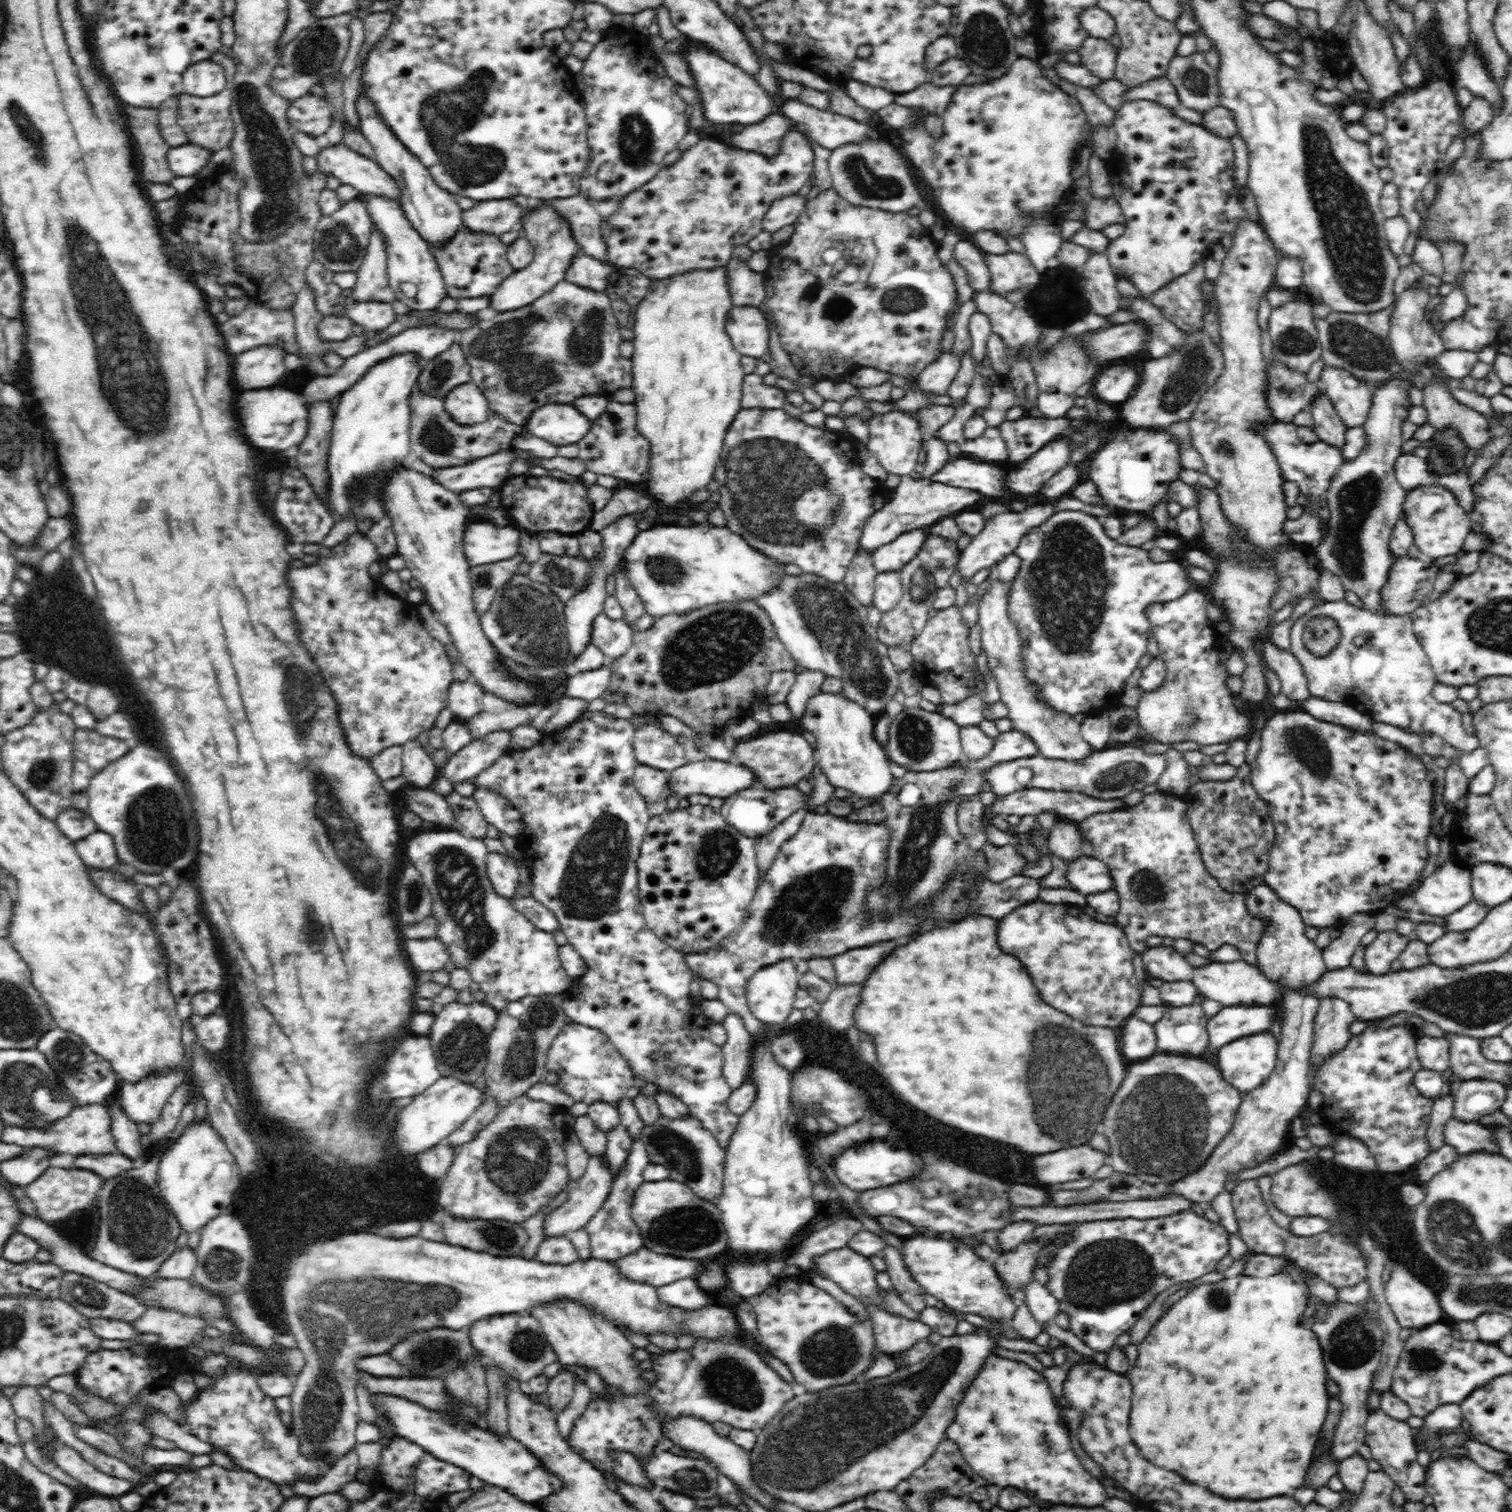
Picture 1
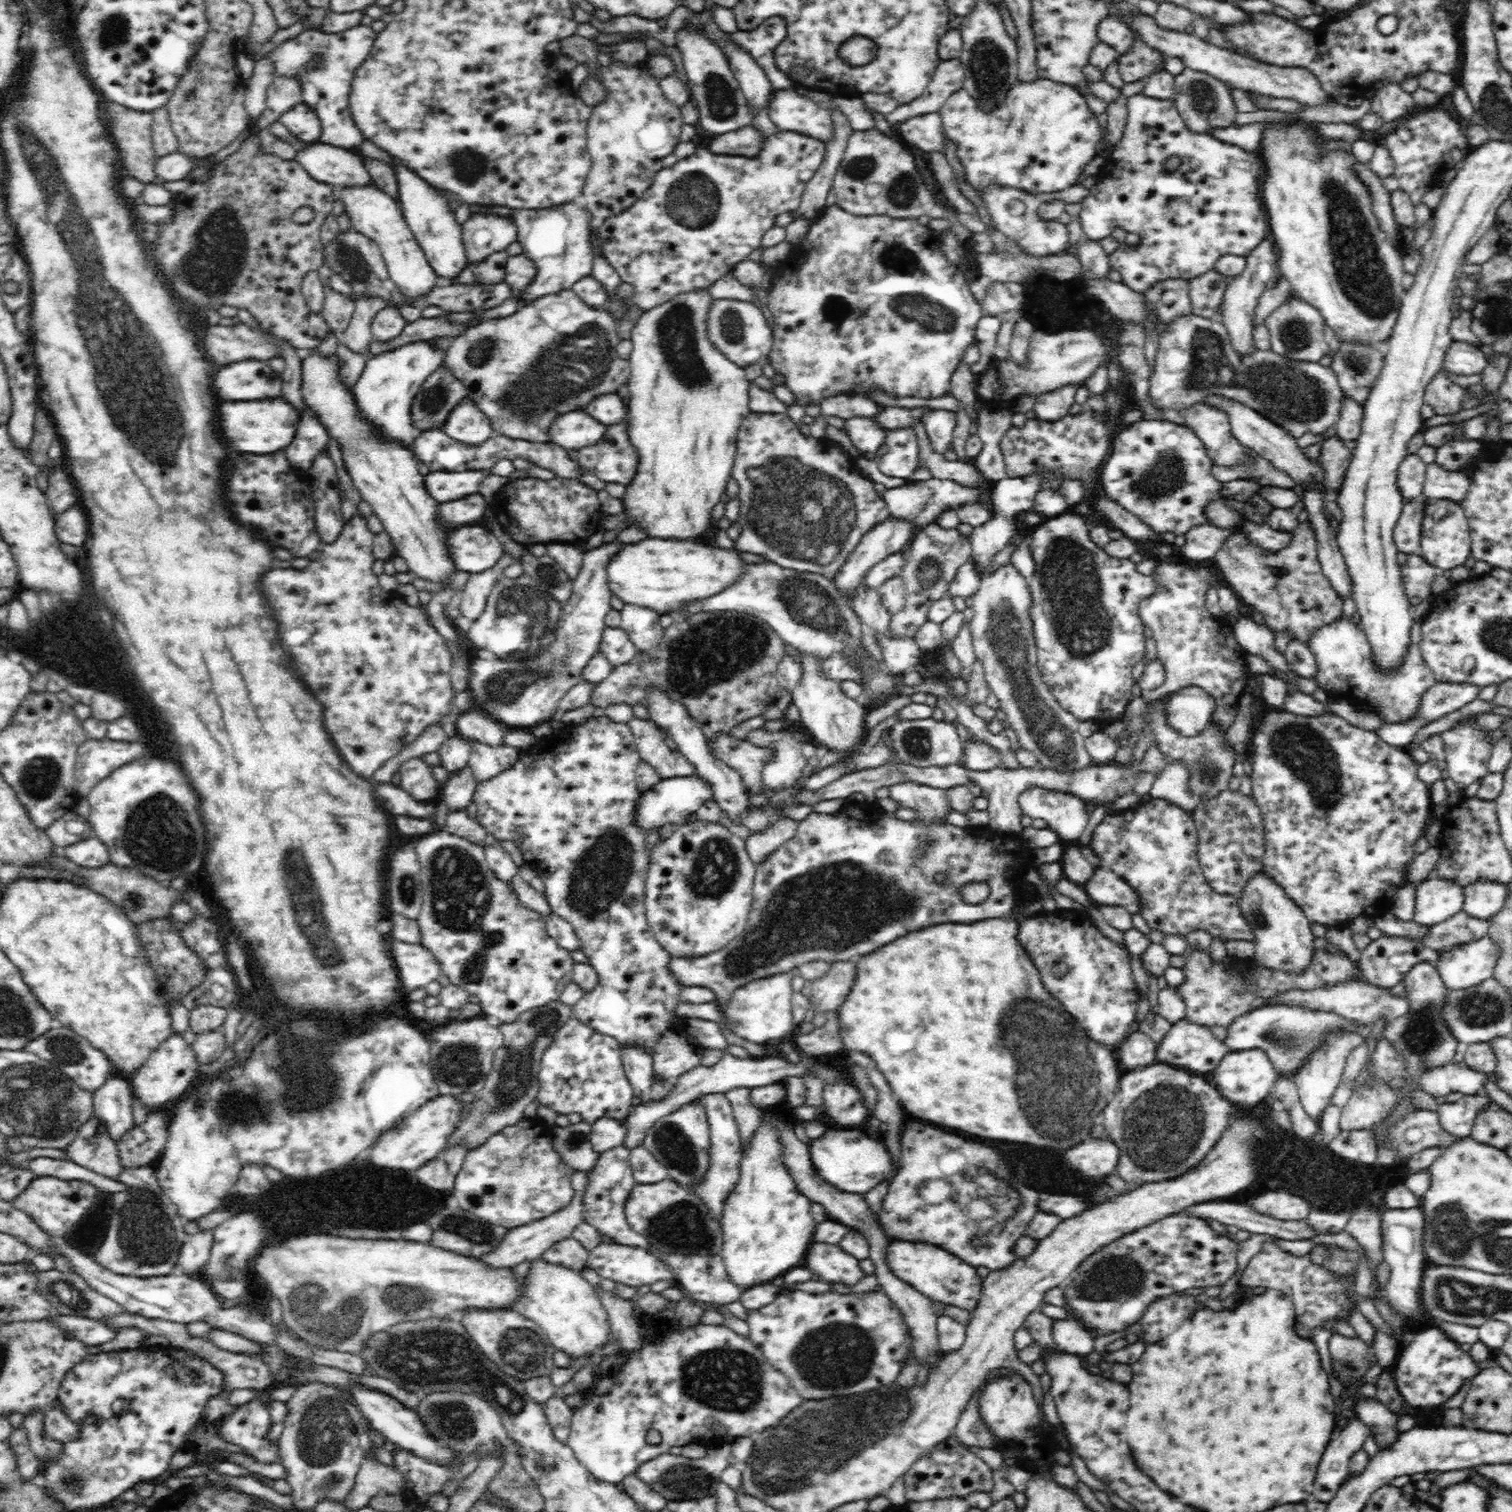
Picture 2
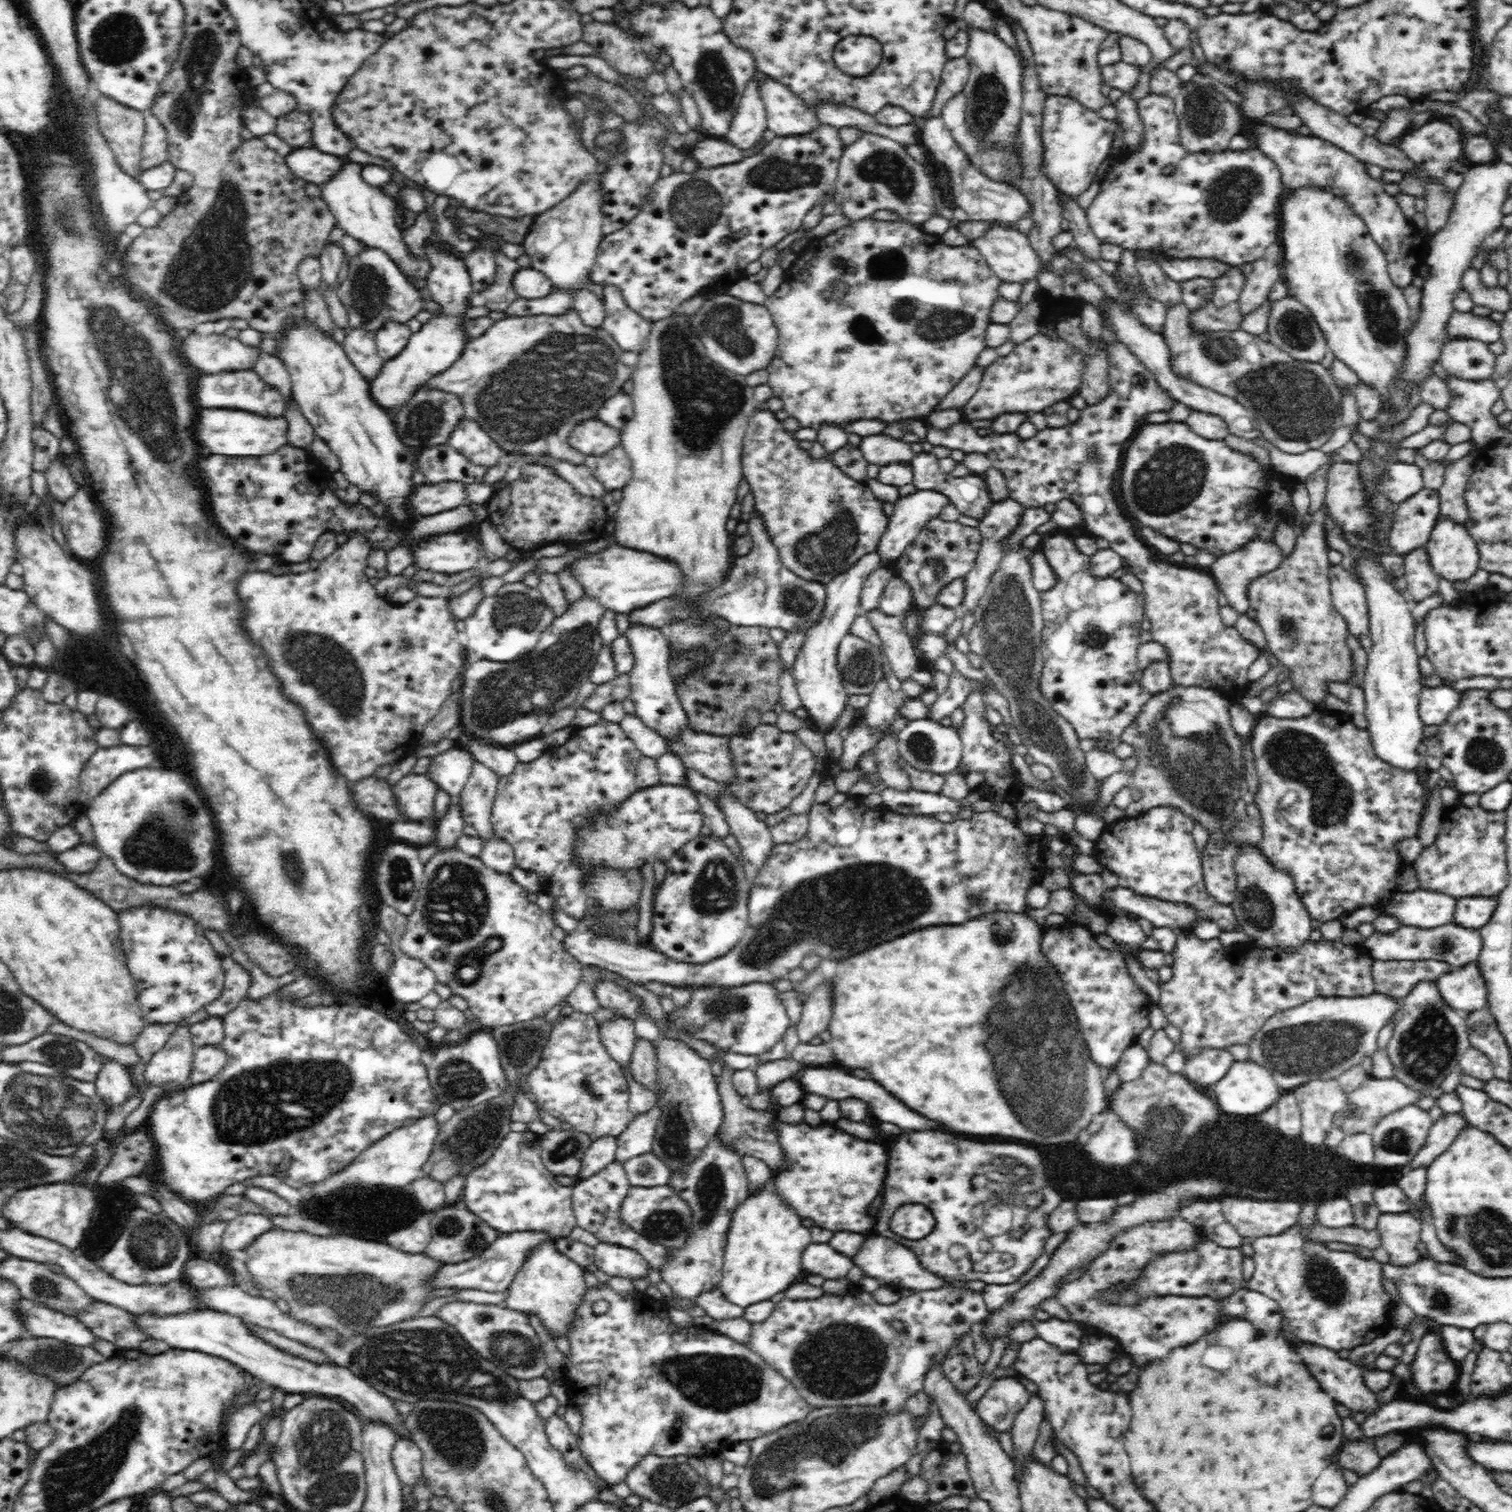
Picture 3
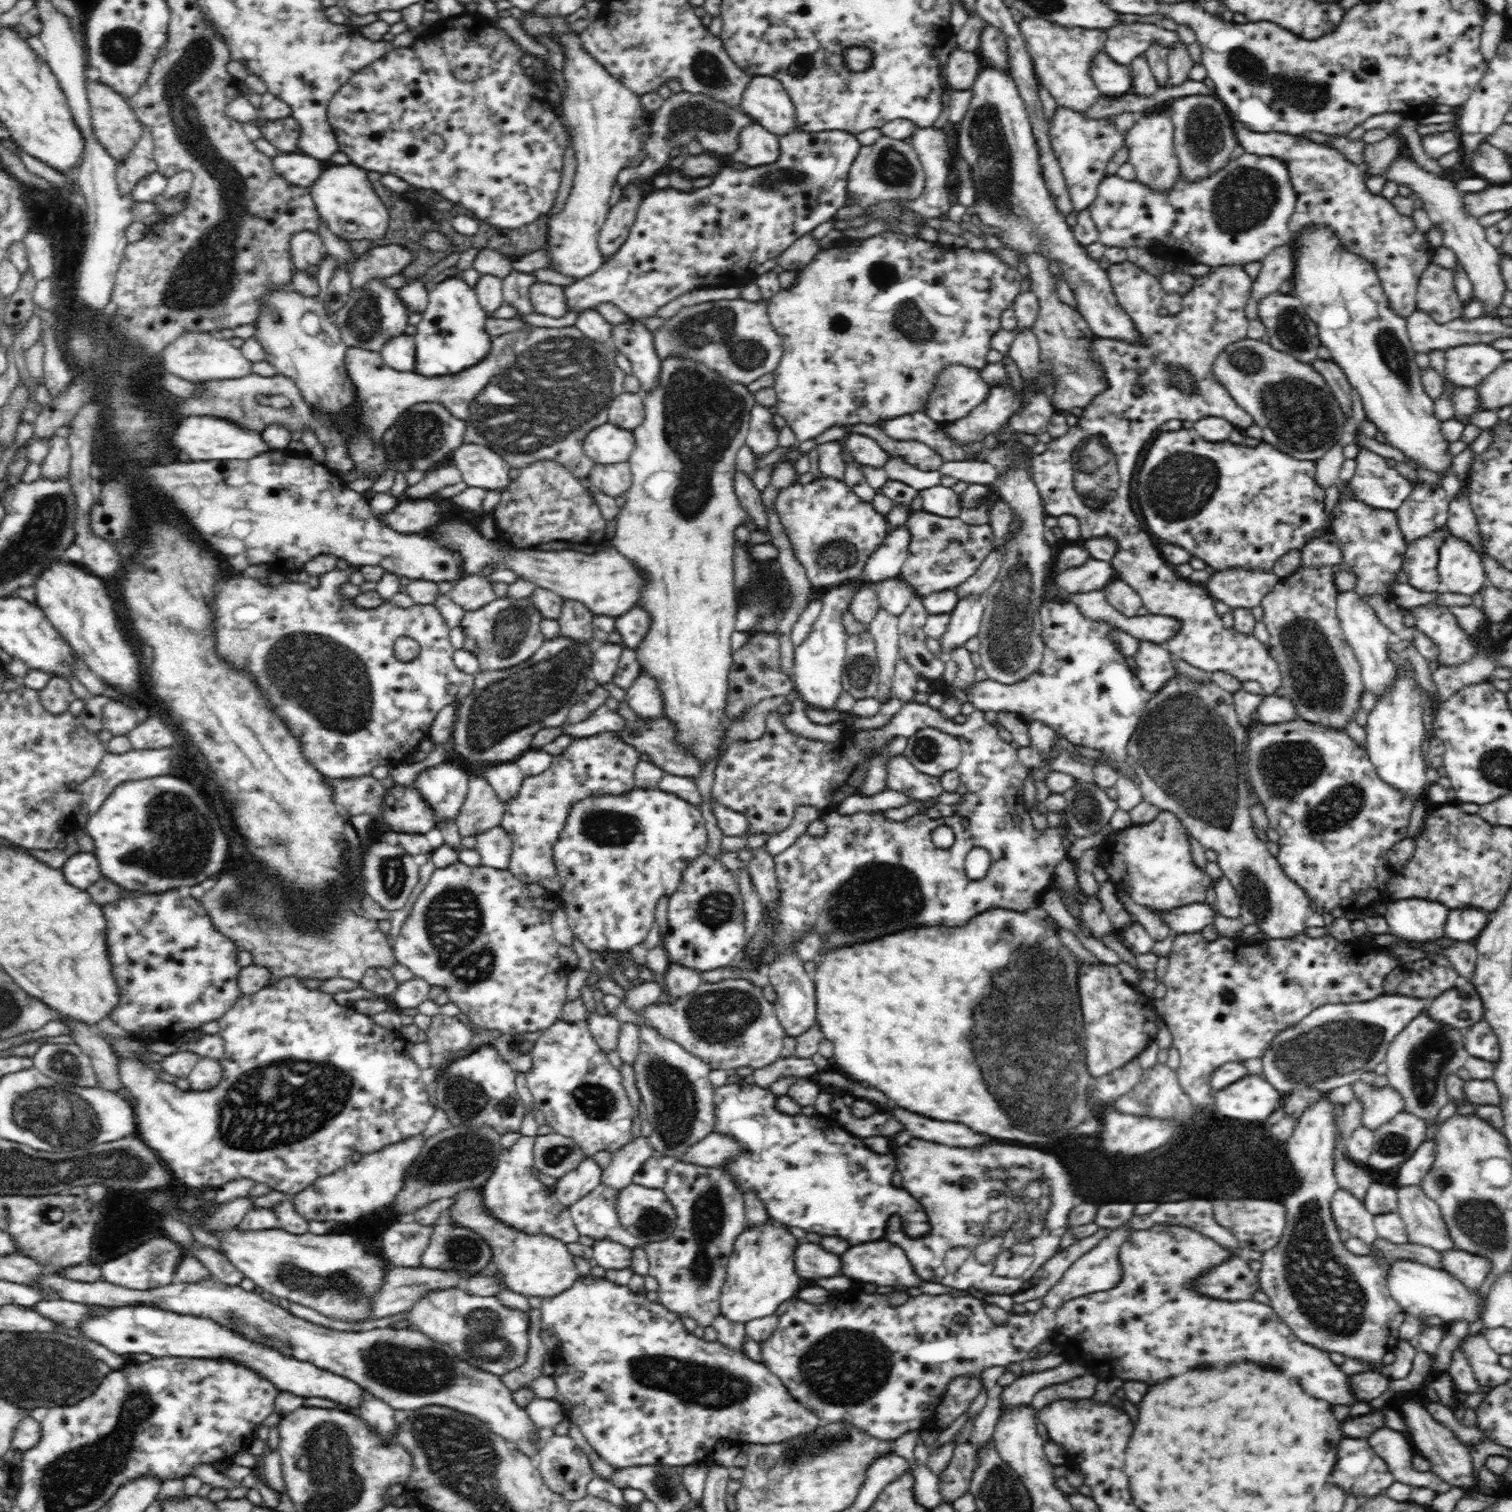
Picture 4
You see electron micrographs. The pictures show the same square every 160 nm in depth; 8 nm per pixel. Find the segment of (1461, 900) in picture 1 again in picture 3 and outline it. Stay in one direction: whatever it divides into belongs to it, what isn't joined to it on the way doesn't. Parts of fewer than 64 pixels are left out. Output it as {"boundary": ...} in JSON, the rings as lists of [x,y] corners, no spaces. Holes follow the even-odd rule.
{"boundary":[[[1397,891],[1383,914],[1396,917],[1400,926],[1433,929],[1452,923],[1457,900],[1440,891]]]}

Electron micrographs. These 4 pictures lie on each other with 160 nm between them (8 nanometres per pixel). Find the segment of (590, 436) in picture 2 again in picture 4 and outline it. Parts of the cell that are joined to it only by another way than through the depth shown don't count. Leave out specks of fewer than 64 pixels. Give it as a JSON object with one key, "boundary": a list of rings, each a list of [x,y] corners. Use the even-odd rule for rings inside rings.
{"boundary":[[[609,423],[596,427],[583,440],[583,451],[594,464],[629,462],[629,456],[634,449],[633,431]]]}

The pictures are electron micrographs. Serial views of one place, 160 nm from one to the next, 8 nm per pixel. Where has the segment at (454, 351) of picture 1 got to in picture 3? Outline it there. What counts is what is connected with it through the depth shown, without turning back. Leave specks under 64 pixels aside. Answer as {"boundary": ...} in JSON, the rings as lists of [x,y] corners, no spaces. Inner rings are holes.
{"boundary":[[[419,389],[410,401],[393,418],[396,434],[410,447],[416,458],[420,450],[428,446],[448,444],[449,436],[456,430],[461,419],[465,418],[465,411],[460,402],[460,398],[455,394],[446,393],[438,389]]]}

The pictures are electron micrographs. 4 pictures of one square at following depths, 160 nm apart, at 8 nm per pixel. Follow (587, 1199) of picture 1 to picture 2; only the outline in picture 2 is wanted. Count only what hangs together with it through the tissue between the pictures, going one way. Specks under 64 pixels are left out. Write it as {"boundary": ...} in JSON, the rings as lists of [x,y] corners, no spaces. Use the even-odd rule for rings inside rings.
{"boundary":[[[574,1171],[574,1174],[570,1176],[570,1185],[575,1190],[572,1202],[569,1202],[567,1207],[548,1215],[547,1217],[535,1220],[525,1225],[509,1229],[506,1237],[503,1238],[503,1242],[498,1249],[495,1249],[492,1253],[484,1254],[481,1258],[481,1262],[488,1264],[488,1267],[496,1268],[514,1268],[522,1263],[532,1262],[536,1259],[540,1259],[544,1252],[547,1252],[556,1242],[560,1240],[568,1239],[572,1237],[574,1228],[584,1221],[584,1188],[588,1184],[588,1173]]]}

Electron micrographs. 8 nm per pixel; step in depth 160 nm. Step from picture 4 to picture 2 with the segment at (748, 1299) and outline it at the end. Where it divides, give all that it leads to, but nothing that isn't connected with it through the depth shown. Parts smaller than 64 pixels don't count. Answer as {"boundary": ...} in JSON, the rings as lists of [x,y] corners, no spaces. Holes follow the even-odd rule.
{"boundary":[[[764,1120],[753,1139],[744,1146],[744,1154],[740,1158],[739,1181],[736,1182],[732,1192],[725,1200],[721,1227],[723,1235],[723,1248],[719,1253],[724,1262],[726,1273],[731,1284],[738,1286],[741,1291],[772,1284],[772,1282],[790,1272],[802,1258],[806,1248],[813,1244],[816,1220],[811,1215],[811,1203],[806,1195],[800,1193],[792,1181],[788,1168],[783,1164],[782,1147],[778,1141],[776,1130],[770,1128]]]}

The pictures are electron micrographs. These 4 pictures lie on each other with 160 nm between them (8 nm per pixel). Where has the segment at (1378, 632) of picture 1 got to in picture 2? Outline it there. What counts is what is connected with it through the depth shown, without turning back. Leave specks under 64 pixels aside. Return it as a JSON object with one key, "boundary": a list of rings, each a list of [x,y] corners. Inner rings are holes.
{"boundary":[[[1346,616],[1340,617],[1335,623],[1312,630],[1312,638],[1309,641],[1310,650],[1316,656],[1316,662],[1320,666],[1316,674],[1316,682],[1320,682],[1324,690],[1328,688],[1336,690],[1339,695],[1335,700],[1344,700],[1353,706],[1364,706],[1365,710],[1379,714],[1383,722],[1399,723],[1415,717],[1419,710],[1420,698],[1423,698],[1424,692],[1437,682],[1435,674],[1423,659],[1420,647],[1414,644],[1408,646],[1404,662],[1400,664],[1400,668],[1395,673],[1380,673],[1376,670],[1375,662],[1372,662],[1371,646],[1363,629]]]}

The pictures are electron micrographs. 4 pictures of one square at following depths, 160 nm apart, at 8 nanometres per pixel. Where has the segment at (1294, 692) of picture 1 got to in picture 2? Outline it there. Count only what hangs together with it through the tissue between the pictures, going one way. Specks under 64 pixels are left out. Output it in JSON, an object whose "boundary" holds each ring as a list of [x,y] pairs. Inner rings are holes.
{"boundary":[[[1239,616],[1233,624],[1233,631],[1237,643],[1247,655],[1262,656],[1270,666],[1296,676],[1296,673],[1288,669],[1284,656],[1276,651],[1274,633],[1265,624],[1260,625],[1251,618]]]}

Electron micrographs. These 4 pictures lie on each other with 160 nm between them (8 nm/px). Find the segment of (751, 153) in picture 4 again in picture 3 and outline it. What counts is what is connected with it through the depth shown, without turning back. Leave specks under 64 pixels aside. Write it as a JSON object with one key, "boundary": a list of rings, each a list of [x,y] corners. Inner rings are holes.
{"boundary":[[[754,79],[744,89],[730,130],[723,137],[742,152],[766,144],[763,141],[763,134],[768,129],[766,109],[758,87],[759,83]]]}

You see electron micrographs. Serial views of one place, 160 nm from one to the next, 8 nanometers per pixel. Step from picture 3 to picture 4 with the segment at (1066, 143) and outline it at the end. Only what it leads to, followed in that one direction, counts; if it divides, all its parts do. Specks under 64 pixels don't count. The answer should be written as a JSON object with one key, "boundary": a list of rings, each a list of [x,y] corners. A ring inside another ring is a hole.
{"boundary":[[[1058,107],[1050,122],[1049,140],[1053,154],[1061,166],[1074,210],[1078,212],[1088,210],[1096,198],[1100,181],[1106,176],[1108,162],[1122,148],[1122,135],[1108,119],[1090,118],[1080,111]]]}

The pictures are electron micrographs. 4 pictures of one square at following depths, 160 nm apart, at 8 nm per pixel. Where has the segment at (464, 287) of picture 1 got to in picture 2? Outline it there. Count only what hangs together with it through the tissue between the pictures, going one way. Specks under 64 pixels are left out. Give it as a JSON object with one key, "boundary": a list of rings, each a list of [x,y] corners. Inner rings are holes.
{"boundary":[[[496,251],[484,258],[479,265],[472,265],[472,262],[466,260],[466,266],[454,285],[496,285],[503,282],[506,278],[508,257],[510,256],[506,251]]]}

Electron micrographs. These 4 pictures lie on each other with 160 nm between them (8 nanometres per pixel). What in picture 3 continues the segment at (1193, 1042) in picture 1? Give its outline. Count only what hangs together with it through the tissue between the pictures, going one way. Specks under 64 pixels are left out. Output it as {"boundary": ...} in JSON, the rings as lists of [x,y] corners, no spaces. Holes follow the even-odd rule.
{"boundary":[[[1204,1049],[1197,1057],[1186,1060],[1184,1075],[1189,1081],[1210,1086],[1224,1078],[1233,1062],[1229,1050]]]}

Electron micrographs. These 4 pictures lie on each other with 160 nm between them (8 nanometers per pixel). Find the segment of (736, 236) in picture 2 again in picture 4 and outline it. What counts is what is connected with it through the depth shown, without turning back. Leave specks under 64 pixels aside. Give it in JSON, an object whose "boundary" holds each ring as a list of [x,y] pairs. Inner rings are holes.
{"boundary":[[[794,129],[779,135],[779,145],[780,154],[776,162],[748,167],[743,171],[734,170],[732,166],[724,167],[708,188],[700,188],[692,194],[676,192],[672,188],[656,189],[650,196],[645,196],[636,212],[636,222],[616,254],[606,258],[594,274],[564,289],[569,310],[582,312],[610,303],[628,317],[646,318],[654,316],[658,308],[694,288],[743,287],[745,280],[754,276],[757,266],[776,259],[796,239],[812,233],[820,224],[836,220],[848,194],[849,168],[862,146],[857,136],[843,130]]]}

